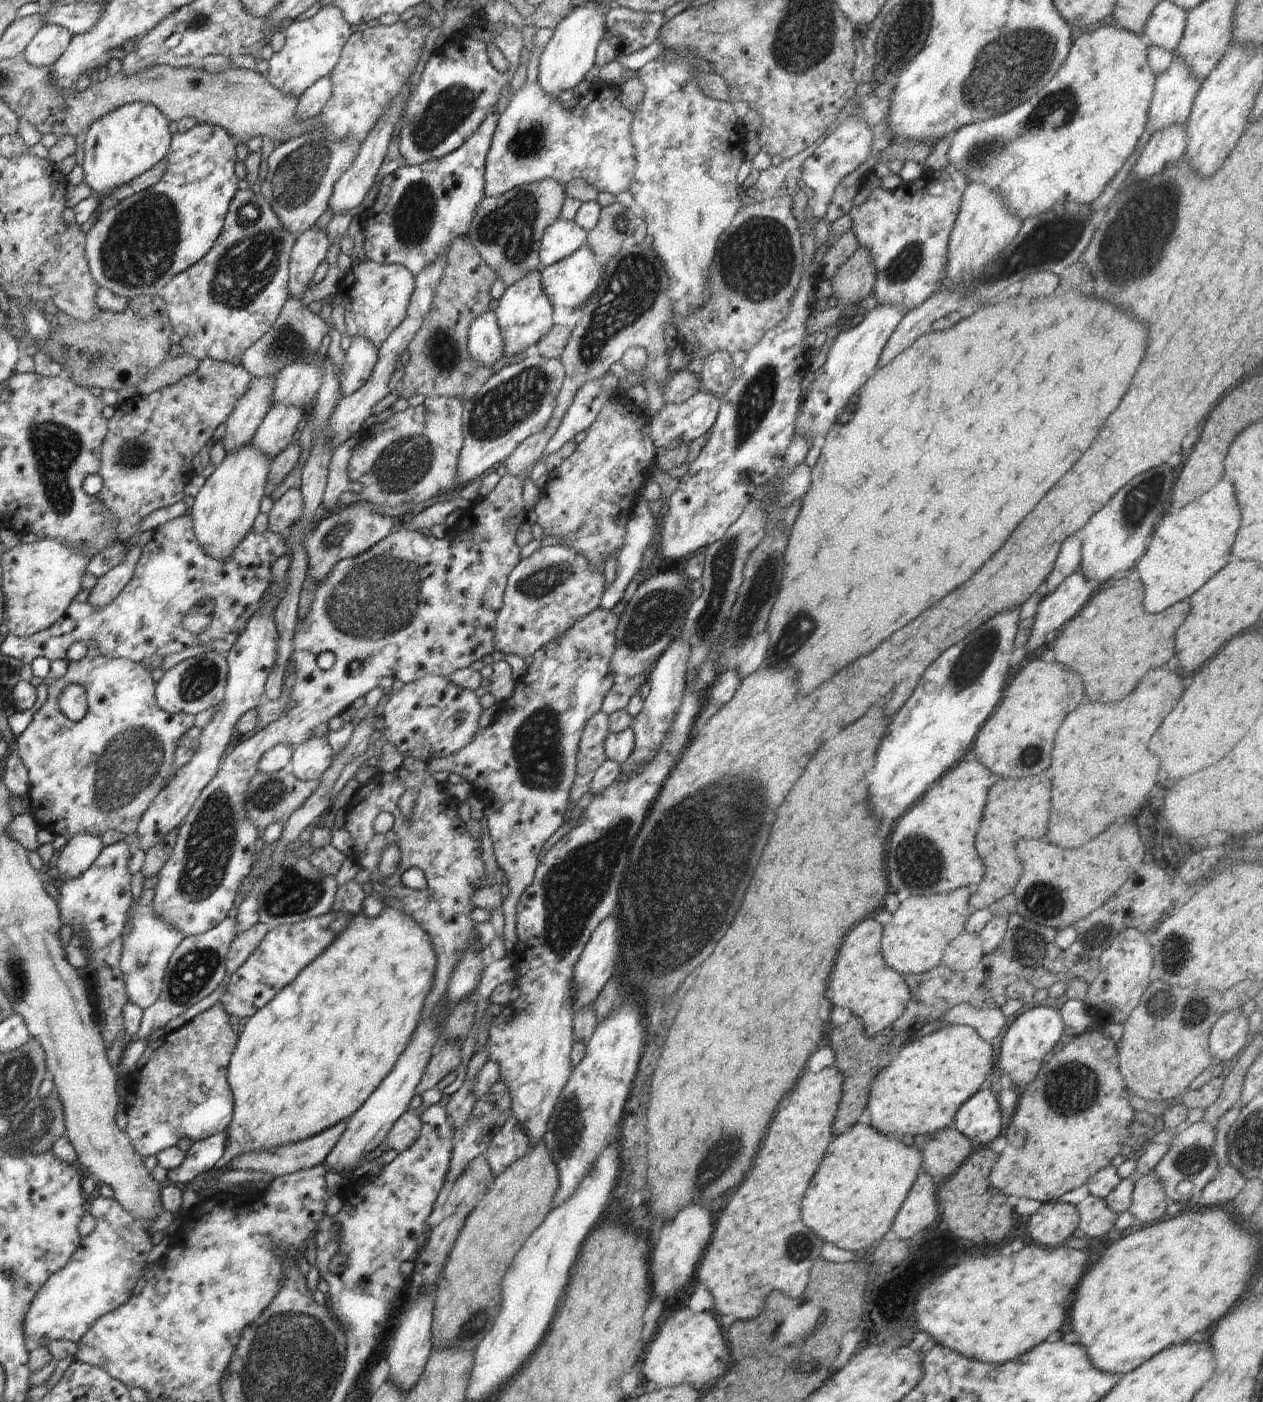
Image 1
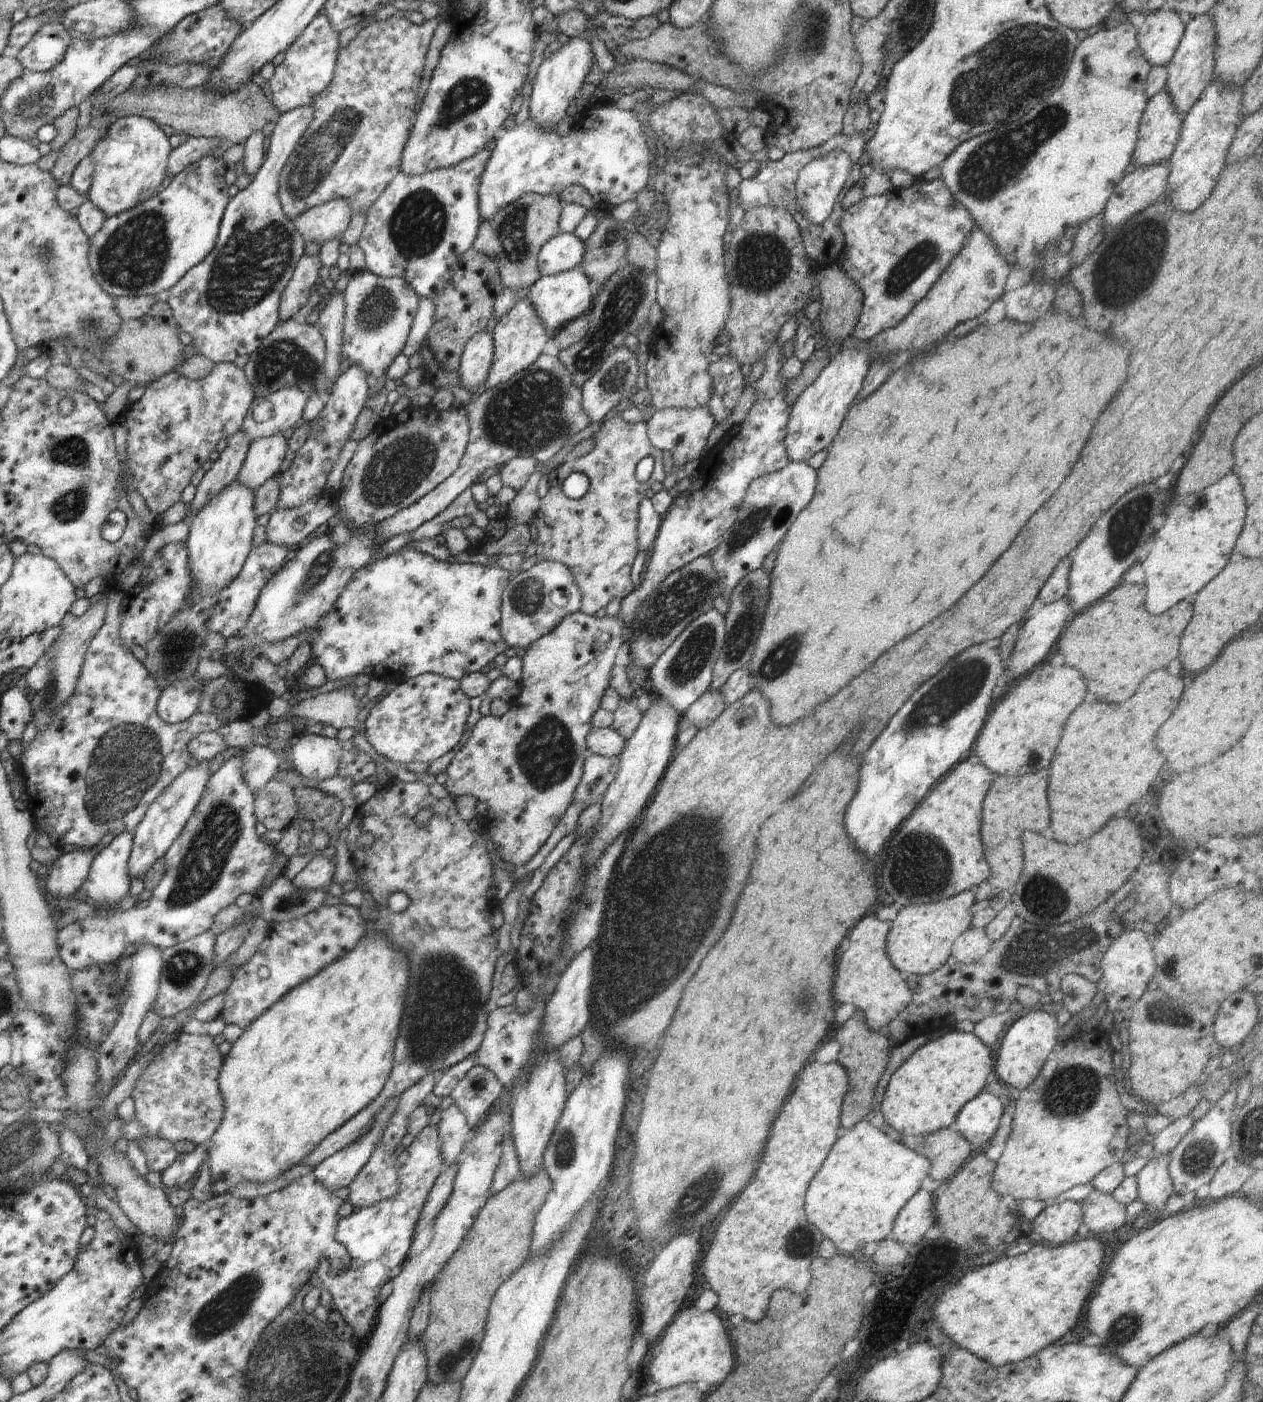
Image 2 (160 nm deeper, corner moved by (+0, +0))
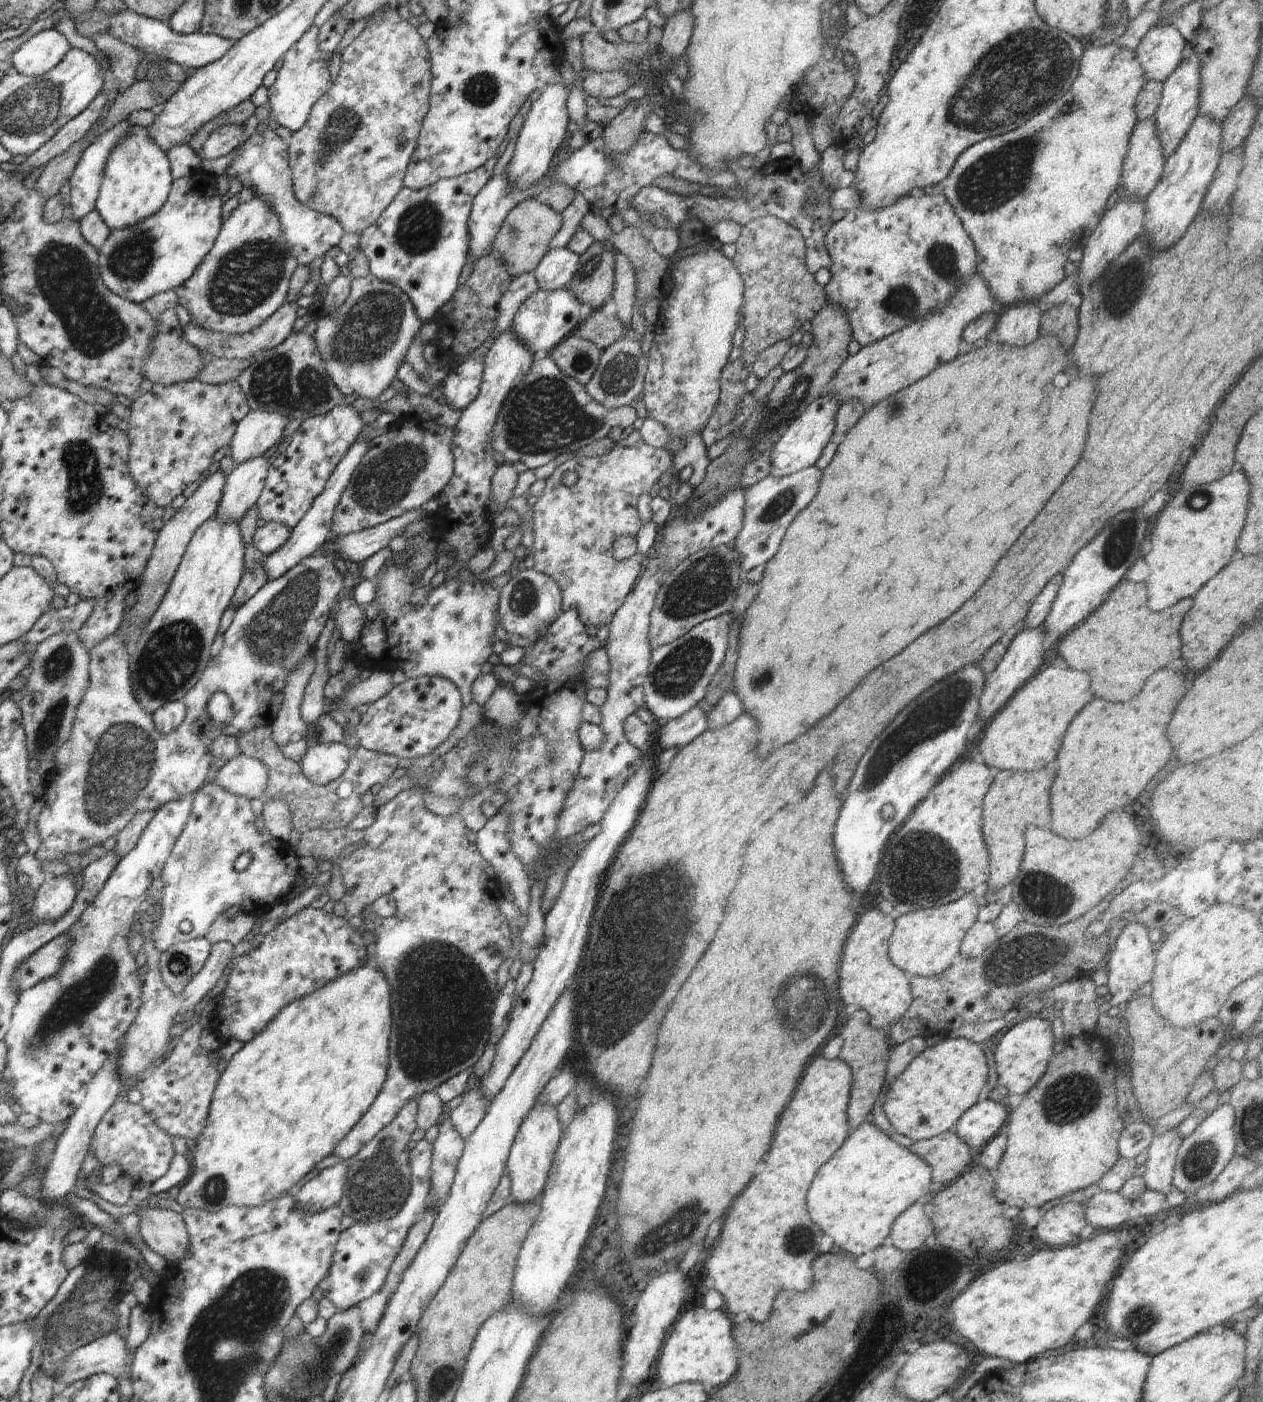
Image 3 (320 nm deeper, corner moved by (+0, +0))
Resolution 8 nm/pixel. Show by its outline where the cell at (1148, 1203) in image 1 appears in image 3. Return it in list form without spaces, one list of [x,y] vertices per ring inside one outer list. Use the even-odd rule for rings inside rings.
[[[1175,1129],[1154,1135],[1147,1148],[1146,1171],[1142,1176],[1148,1189],[1163,1195],[1174,1190],[1173,1170],[1181,1142]]]

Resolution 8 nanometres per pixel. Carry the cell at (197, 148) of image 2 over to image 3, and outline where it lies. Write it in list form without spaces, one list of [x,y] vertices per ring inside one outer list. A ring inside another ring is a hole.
[[[226,123],[217,129],[214,129],[208,138],[204,141],[200,153],[196,153],[202,160],[204,158],[215,159],[220,156],[230,154],[232,150],[239,148],[238,144],[242,142],[243,126],[236,123]]]

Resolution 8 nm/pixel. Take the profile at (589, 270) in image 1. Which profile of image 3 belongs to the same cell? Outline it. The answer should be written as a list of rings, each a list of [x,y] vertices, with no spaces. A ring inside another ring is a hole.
[[[539,288],[520,305],[510,330],[533,355],[544,350],[550,352],[560,341],[570,338],[578,327],[581,305],[579,299],[566,288],[555,291]]]

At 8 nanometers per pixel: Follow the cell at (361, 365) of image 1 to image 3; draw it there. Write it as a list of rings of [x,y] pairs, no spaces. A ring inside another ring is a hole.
[[[350,404],[335,406],[326,414],[303,420],[284,443],[283,452],[271,458],[261,495],[255,504],[259,518],[293,529],[324,490],[336,465],[356,442],[364,426],[359,413]]]

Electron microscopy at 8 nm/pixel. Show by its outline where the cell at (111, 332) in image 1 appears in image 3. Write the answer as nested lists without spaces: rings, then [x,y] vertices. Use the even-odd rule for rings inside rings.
[[[168,308],[154,316],[154,321],[159,324],[159,332],[153,339],[153,349],[143,366],[145,378],[151,380],[154,385],[171,385],[196,379],[202,370],[204,360],[199,350],[183,337],[183,328],[178,321],[175,308]]]

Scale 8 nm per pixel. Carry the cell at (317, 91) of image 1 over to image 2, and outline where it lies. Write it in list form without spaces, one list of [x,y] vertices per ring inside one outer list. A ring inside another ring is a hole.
[[[311,104],[282,113],[272,132],[266,160],[251,183],[228,201],[212,252],[200,264],[188,270],[164,295],[179,328],[192,336],[191,342],[198,354],[215,363],[233,363],[242,354],[252,354],[279,324],[283,290],[292,278],[298,261],[305,255],[305,242],[293,221],[284,214],[278,198],[280,173],[313,119],[312,115]]]

